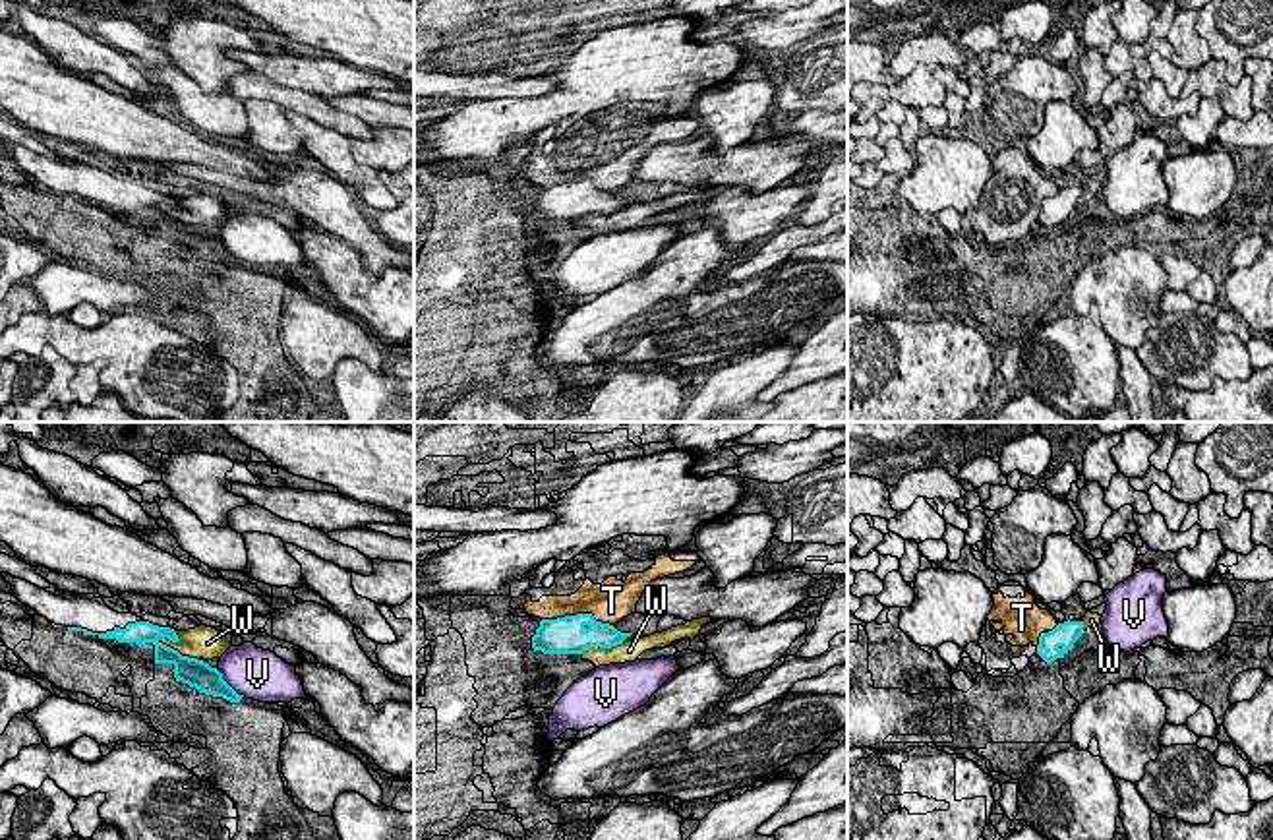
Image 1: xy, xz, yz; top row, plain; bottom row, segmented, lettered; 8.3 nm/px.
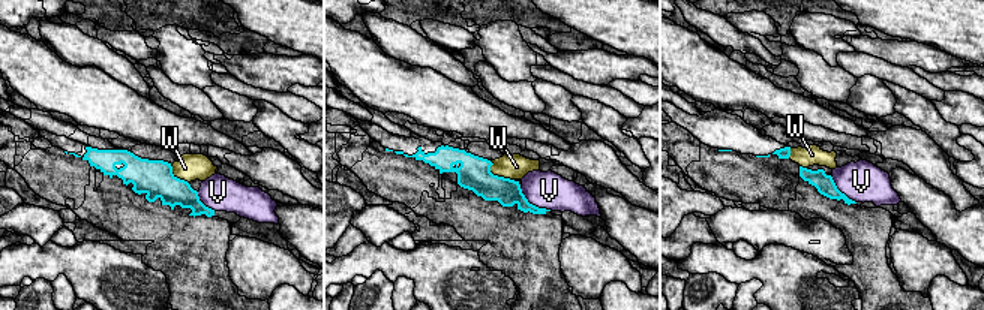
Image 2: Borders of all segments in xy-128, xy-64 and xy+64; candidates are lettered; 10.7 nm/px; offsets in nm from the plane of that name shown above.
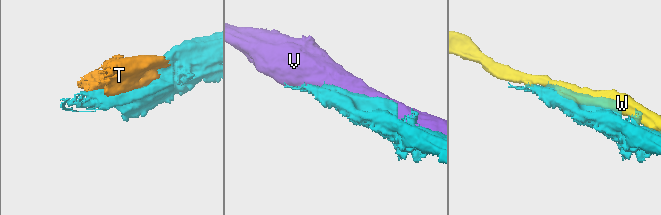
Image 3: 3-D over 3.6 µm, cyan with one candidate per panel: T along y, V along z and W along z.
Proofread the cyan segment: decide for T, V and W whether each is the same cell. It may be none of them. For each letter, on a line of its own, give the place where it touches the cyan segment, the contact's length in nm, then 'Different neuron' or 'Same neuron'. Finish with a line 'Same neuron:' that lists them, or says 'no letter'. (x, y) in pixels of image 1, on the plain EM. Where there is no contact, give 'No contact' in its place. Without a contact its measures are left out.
T: Touches cyan at xz (577, 180). Shared border 600 nm. Different neuron
V: Touches cyan at xy (227, 250). Shared border 340 nm. Different neuron
W: Touches cyan at xy (177, 217). Shared border 400 nm. Different neuron
Same neuron: no letter

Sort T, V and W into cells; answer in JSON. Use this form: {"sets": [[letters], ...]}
{"sets": [["T"], ["V"], ["W"]]}

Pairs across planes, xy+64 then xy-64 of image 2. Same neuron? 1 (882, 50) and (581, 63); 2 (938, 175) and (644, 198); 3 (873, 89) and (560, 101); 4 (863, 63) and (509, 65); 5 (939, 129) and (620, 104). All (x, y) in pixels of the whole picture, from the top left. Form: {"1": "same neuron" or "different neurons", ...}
{"1": "same neuron", "2": "same neuron", "3": "same neuron", "4": "different neurons", "5": "different neurons"}

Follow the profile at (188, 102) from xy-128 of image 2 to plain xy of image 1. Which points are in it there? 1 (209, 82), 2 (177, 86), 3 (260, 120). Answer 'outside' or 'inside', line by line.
1: outside
2: inside
3: outside

